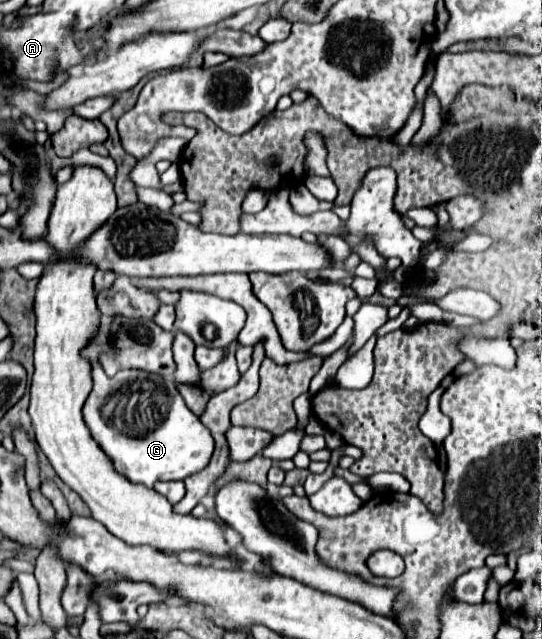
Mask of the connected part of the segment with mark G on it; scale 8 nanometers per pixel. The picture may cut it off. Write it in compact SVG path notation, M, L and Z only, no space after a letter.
M101 326L97 336L93 338L93 342L83 350L83 354L89 358L93 370L93 390L83 406L83 416L85 422L91 430L91 436L103 446L105 454L113 460L115 470L125 478L129 478L131 482L137 484L145 484L151 486L155 482L169 482L169 480L183 480L189 474L195 474L197 470L205 468L211 454L213 454L213 438L209 434L209 430L203 426L203 422L199 420L197 414L193 414L185 400L181 398L181 394L175 388L173 380L165 380L163 376L157 374L147 374L147 372L139 372L139 370L123 370L119 374L115 374L113 378L107 378L107 374L101 370L101 366L97 364L97 354L109 348L109 332L111 326Z

